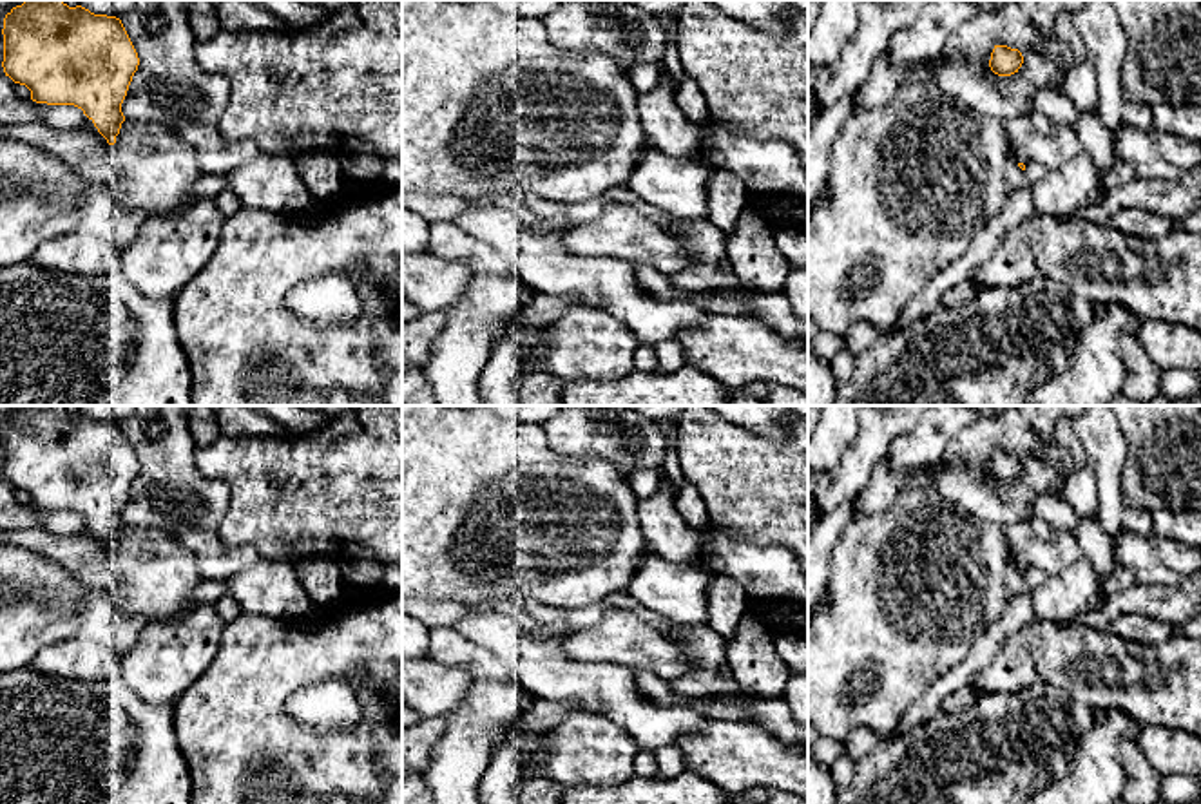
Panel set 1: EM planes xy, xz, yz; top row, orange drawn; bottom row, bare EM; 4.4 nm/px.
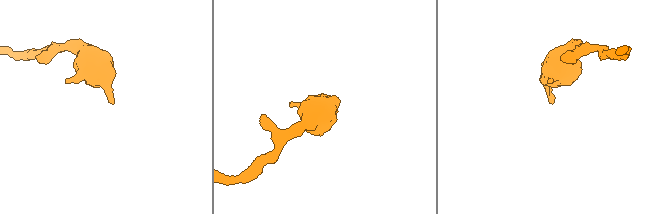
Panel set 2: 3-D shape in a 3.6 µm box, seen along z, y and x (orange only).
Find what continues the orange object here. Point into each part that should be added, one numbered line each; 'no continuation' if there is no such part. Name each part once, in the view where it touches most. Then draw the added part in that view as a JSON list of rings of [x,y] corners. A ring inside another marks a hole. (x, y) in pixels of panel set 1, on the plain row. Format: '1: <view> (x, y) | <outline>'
no continuation

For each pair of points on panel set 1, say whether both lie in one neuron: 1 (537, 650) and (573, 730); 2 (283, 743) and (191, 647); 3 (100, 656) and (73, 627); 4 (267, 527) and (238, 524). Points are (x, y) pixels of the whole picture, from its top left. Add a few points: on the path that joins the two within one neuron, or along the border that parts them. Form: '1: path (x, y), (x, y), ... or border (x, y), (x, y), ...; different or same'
1: border (586, 712), (607, 717), (624, 732); different
2: border (225, 625), (218, 654), (180, 696); different
3: border (76, 636), (53, 641), (37, 652); different
4: path (259, 524), (245, 524); same

